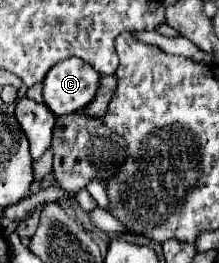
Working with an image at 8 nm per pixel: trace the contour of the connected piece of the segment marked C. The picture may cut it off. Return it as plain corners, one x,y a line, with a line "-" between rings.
80,57
56,63
44,79
44,103
54,115
82,111
96,97
100,73

